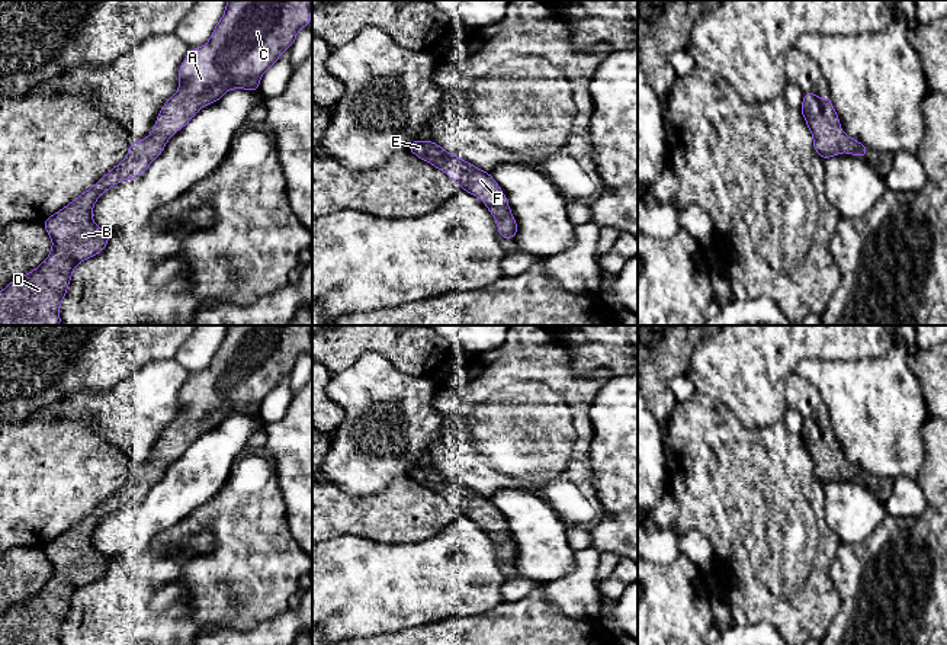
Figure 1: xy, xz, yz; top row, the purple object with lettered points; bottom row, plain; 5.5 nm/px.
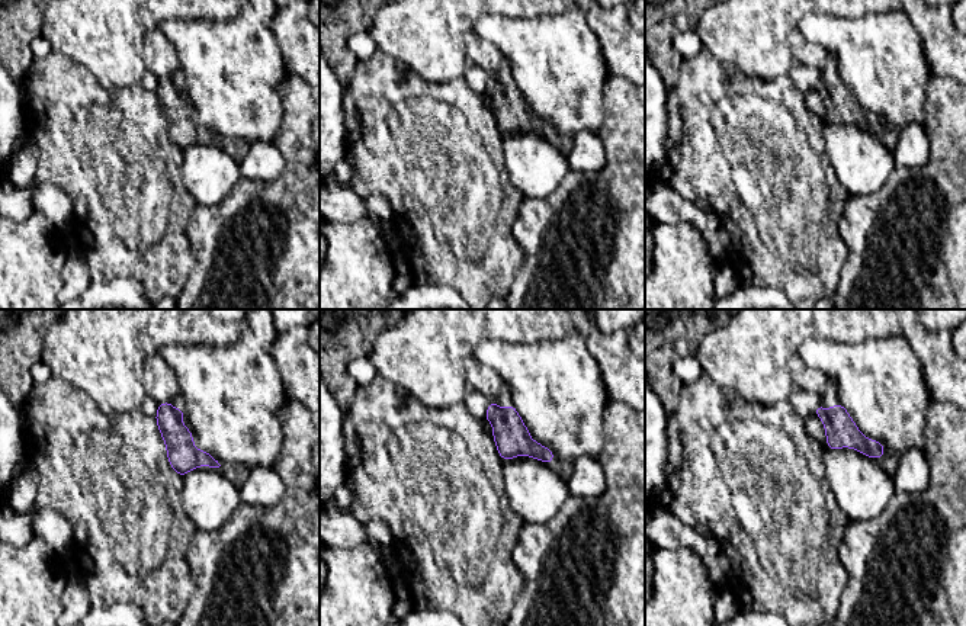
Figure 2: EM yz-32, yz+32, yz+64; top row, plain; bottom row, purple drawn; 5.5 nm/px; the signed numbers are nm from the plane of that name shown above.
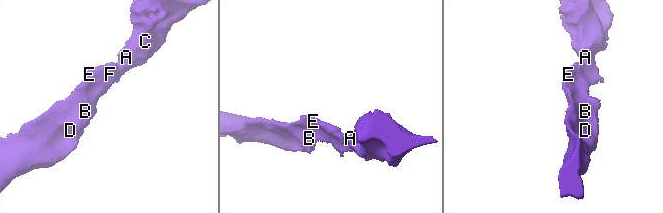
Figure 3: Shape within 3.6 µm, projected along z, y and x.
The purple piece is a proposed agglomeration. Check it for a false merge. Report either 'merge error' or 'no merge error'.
no merge error

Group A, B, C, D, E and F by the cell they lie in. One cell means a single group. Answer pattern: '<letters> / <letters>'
A B C D E F

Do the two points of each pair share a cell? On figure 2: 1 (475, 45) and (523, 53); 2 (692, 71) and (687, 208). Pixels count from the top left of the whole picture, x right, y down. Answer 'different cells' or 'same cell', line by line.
1: different cells
2: different cells

